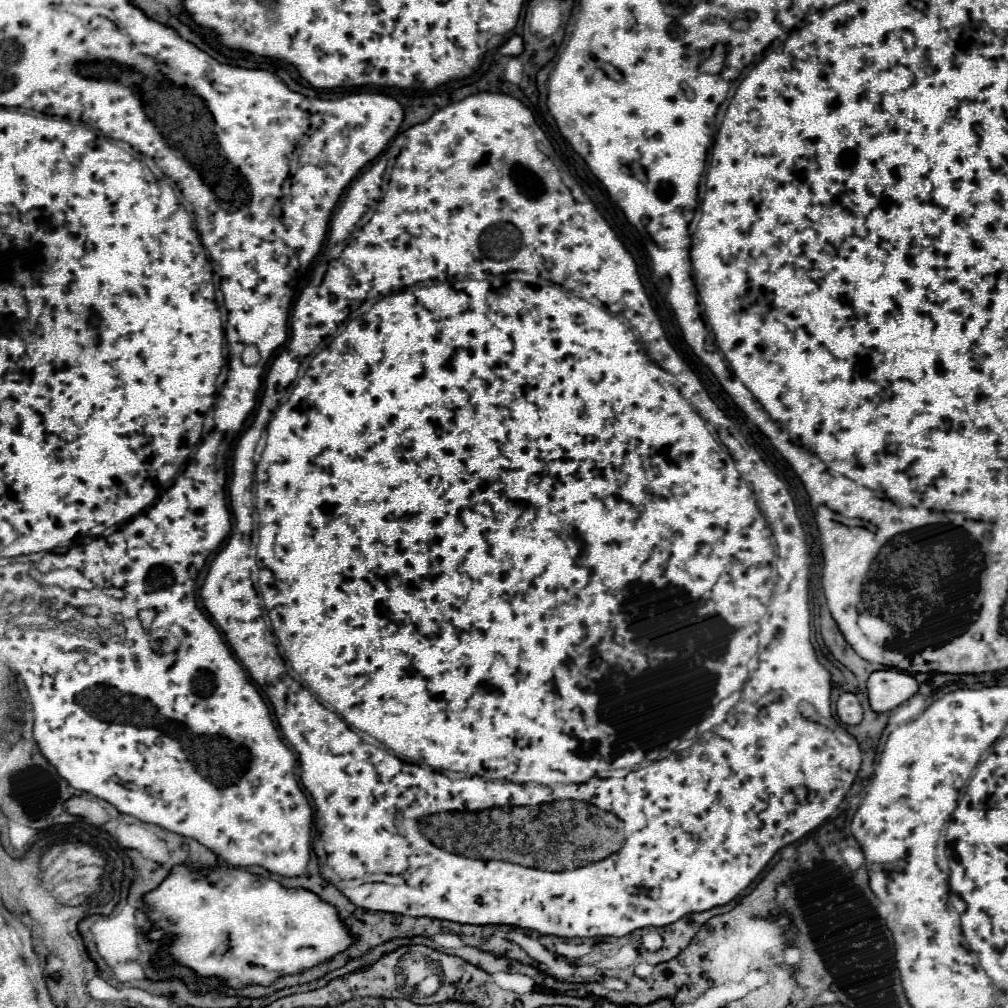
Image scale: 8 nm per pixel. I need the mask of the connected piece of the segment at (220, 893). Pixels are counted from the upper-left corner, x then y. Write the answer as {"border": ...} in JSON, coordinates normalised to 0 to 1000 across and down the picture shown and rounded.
{"border":[[[175,859],[169,869],[143,893],[161,907],[155,915],[155,923],[147,927],[149,933],[157,933],[163,927],[173,927],[173,935],[161,942],[159,956],[169,956],[171,952],[194,962],[198,968],[216,968],[224,976],[238,980],[244,976],[270,976],[276,968],[294,966],[313,956],[327,952],[331,946],[343,942],[349,937],[349,929],[335,911],[335,903],[319,895],[313,887],[302,881],[280,881],[272,873],[256,871],[238,861],[212,861],[204,869],[196,869],[196,863],[187,863]]]}

